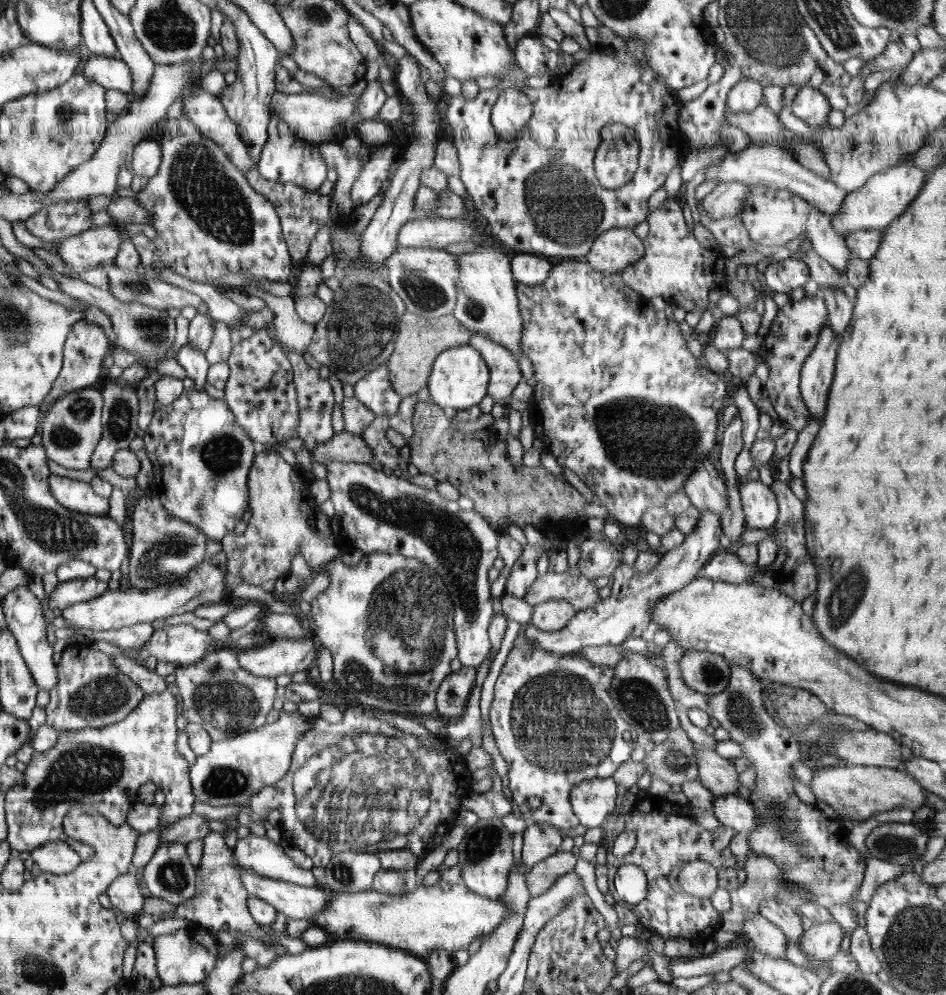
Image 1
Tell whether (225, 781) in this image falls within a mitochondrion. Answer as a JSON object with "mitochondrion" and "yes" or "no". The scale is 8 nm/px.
{"mitochondrion":"yes"}

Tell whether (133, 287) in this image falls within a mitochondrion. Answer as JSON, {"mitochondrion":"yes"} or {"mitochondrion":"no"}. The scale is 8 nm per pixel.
{"mitochondrion":"yes"}

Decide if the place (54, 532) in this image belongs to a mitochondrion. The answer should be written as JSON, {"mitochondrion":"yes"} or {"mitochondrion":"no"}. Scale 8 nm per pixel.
{"mitochondrion":"yes"}

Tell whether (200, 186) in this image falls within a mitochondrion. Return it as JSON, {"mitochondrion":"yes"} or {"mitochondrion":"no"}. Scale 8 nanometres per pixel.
{"mitochondrion":"yes"}

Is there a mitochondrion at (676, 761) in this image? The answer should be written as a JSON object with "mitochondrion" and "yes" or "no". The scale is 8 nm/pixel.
{"mitochondrion":"yes"}

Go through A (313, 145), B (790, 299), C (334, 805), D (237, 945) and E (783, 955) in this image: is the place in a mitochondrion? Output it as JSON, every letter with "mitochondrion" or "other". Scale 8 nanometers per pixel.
{"A":"other","B":"other","C":"mitochondrion","D":"other","E":"other"}

